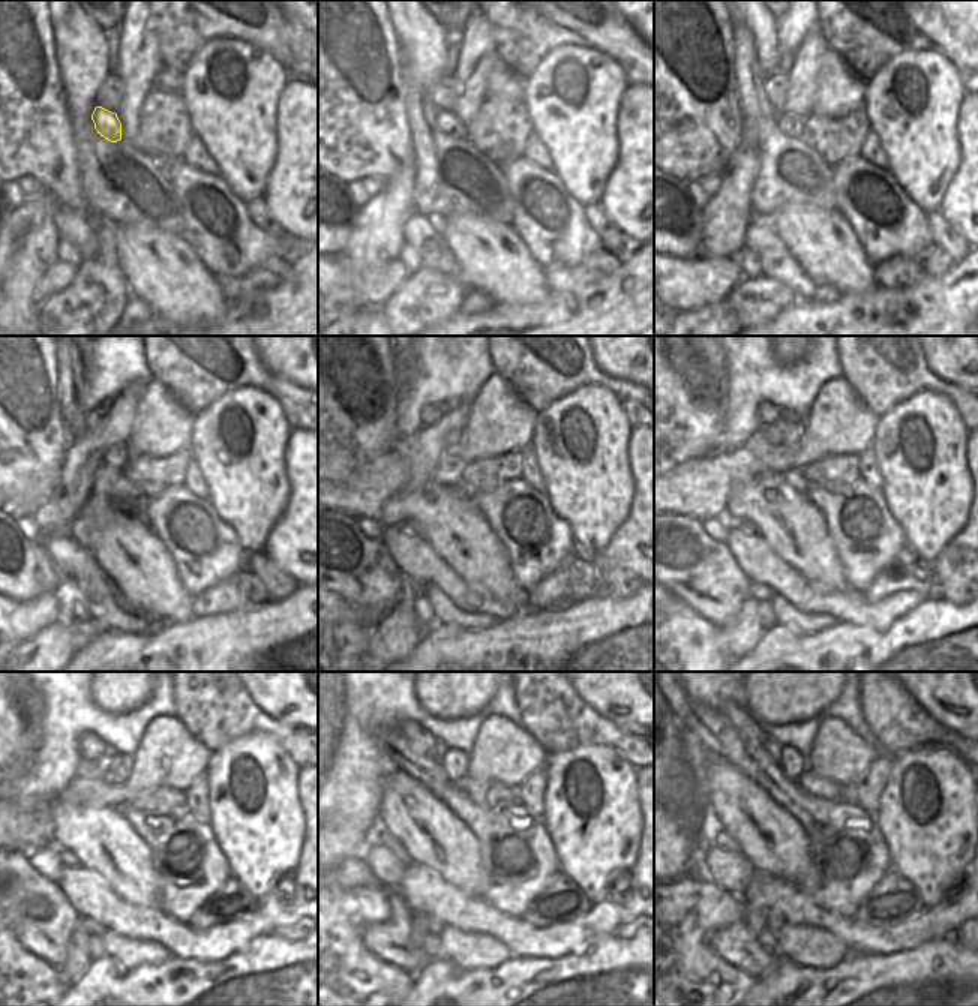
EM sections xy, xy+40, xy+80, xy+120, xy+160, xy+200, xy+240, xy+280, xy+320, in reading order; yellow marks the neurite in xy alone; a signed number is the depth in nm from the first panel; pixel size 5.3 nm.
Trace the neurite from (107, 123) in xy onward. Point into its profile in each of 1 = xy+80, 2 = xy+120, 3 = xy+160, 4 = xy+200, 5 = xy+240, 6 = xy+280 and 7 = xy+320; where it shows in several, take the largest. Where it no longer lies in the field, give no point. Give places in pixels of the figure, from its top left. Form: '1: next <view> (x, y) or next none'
1: next xy+80 (791, 125)
2: next xy+120 (117, 458)
3: next xy+160 (453, 443)
4: next xy+200 (792, 434)
5: next xy+240 (120, 765)
6: next xy+280 (455, 763)
7: next xy+320 (791, 763)

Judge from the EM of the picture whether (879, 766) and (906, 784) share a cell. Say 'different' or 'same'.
different

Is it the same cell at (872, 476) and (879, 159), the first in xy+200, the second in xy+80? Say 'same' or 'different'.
same

